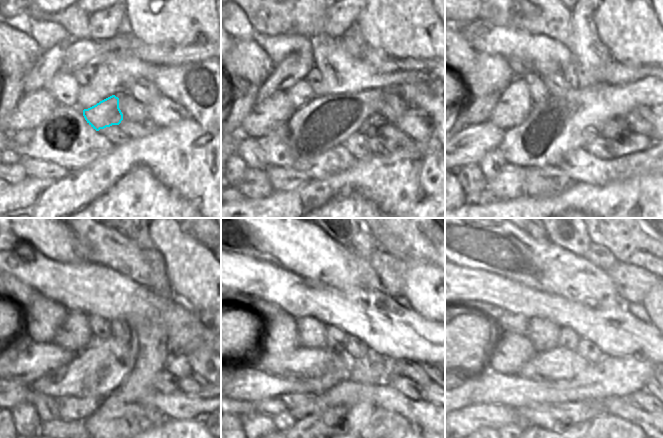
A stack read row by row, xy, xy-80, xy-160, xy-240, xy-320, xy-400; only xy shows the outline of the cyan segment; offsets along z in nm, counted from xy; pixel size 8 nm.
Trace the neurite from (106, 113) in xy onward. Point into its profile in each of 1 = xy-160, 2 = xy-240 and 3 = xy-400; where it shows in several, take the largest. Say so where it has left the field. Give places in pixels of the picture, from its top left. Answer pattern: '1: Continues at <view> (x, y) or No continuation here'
1: Continues at xy-160 (553, 128)
2: Continues at xy-240 (98, 370)
3: Continues at xy-400 (465, 381).

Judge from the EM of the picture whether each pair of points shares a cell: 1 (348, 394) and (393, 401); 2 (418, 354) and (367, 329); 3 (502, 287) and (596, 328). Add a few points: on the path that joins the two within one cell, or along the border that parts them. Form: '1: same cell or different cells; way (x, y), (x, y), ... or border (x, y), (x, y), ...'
1: same cell; way (359, 394), (382, 397)
2: same cell; way (405, 341), (396, 332), (380, 332)
3: same cell; way (525, 301), (544, 304), (573, 315)

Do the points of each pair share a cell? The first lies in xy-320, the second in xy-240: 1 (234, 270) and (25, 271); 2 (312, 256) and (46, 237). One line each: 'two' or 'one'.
1: one
2: one

